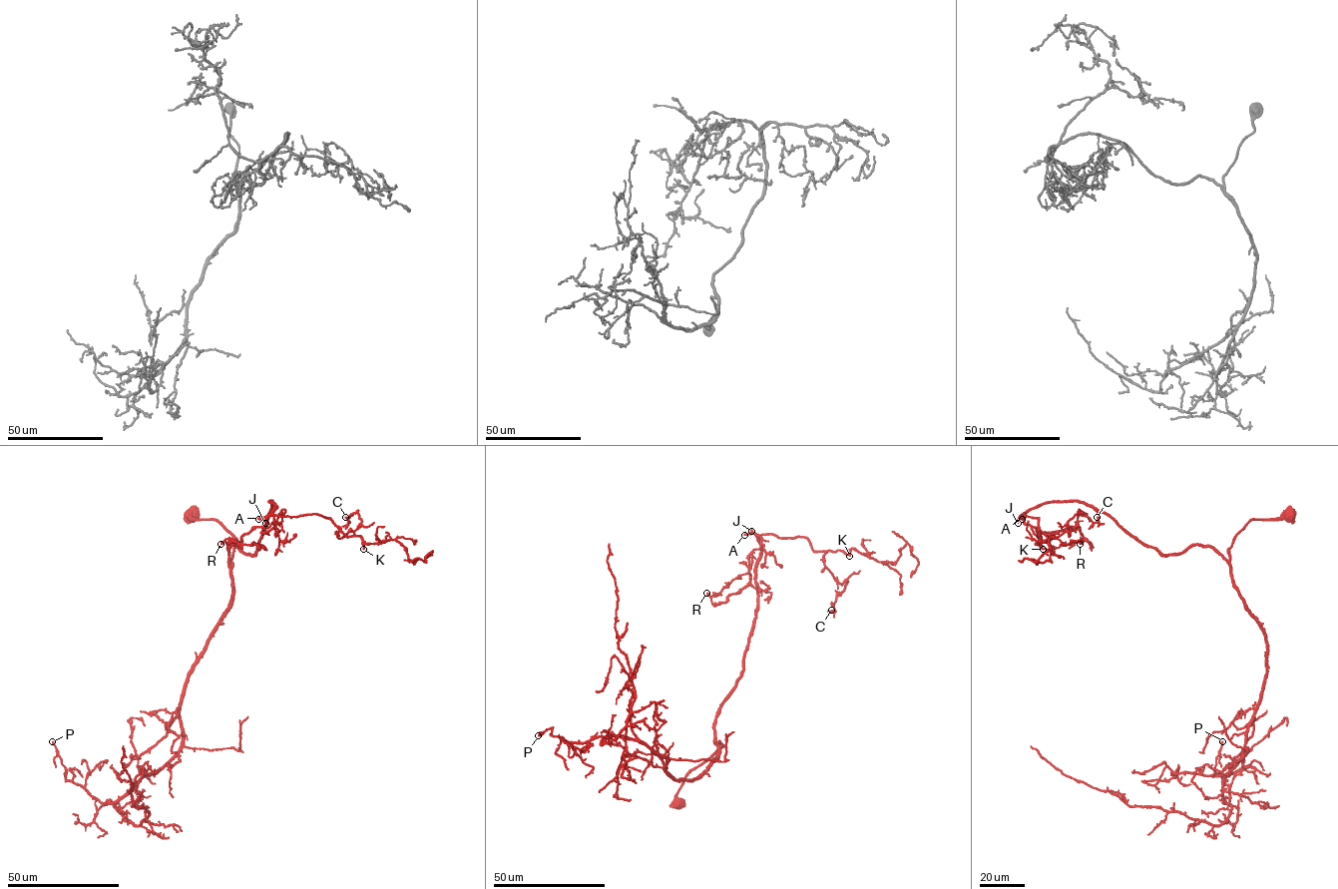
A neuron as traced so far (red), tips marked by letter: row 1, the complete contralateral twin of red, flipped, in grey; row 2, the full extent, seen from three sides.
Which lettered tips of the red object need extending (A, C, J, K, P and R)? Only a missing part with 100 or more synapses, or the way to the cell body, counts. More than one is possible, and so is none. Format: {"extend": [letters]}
{"extend": ["A", "J"]}

